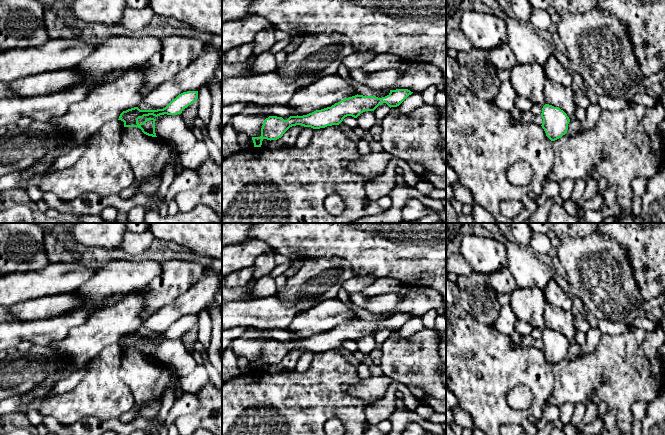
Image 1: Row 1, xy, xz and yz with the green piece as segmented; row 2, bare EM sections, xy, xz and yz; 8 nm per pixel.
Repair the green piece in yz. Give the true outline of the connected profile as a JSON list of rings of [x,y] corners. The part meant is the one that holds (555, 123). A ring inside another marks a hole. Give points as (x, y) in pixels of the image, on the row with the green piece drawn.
[[[545,104],[541,117],[543,119],[541,126],[551,141],[555,141],[567,133],[570,119],[560,108]]]

